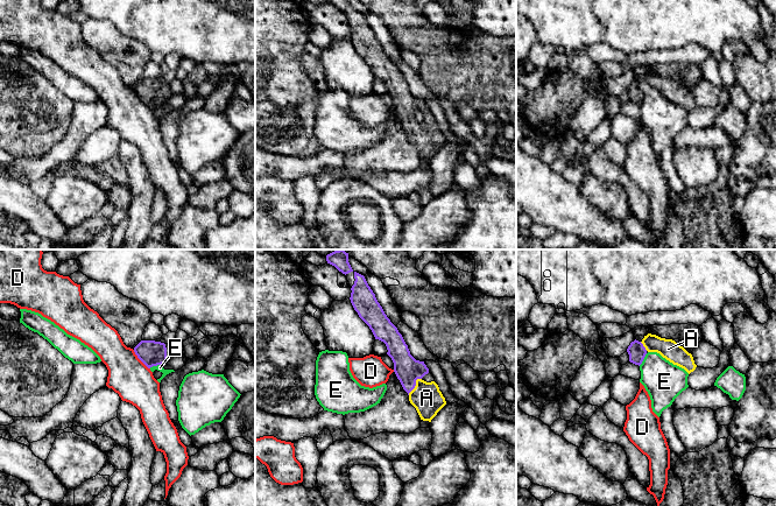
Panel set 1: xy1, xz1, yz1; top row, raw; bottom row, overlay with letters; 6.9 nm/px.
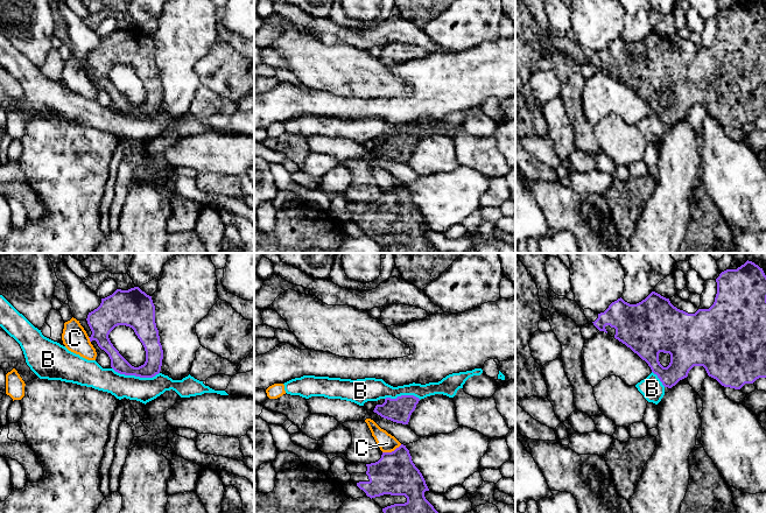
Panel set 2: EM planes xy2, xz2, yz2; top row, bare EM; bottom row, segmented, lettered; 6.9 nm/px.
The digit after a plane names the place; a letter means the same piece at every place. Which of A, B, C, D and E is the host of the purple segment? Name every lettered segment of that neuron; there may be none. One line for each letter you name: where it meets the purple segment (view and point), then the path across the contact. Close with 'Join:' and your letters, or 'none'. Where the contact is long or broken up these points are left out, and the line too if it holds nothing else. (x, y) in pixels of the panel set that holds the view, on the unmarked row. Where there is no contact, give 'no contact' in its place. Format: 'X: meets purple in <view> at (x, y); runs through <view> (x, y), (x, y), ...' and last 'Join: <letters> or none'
A: meets purple in xz1 at (415, 124); runs through xz1 (408, 109), (410, 118), (415, 124), (427, 136)
Join: A

